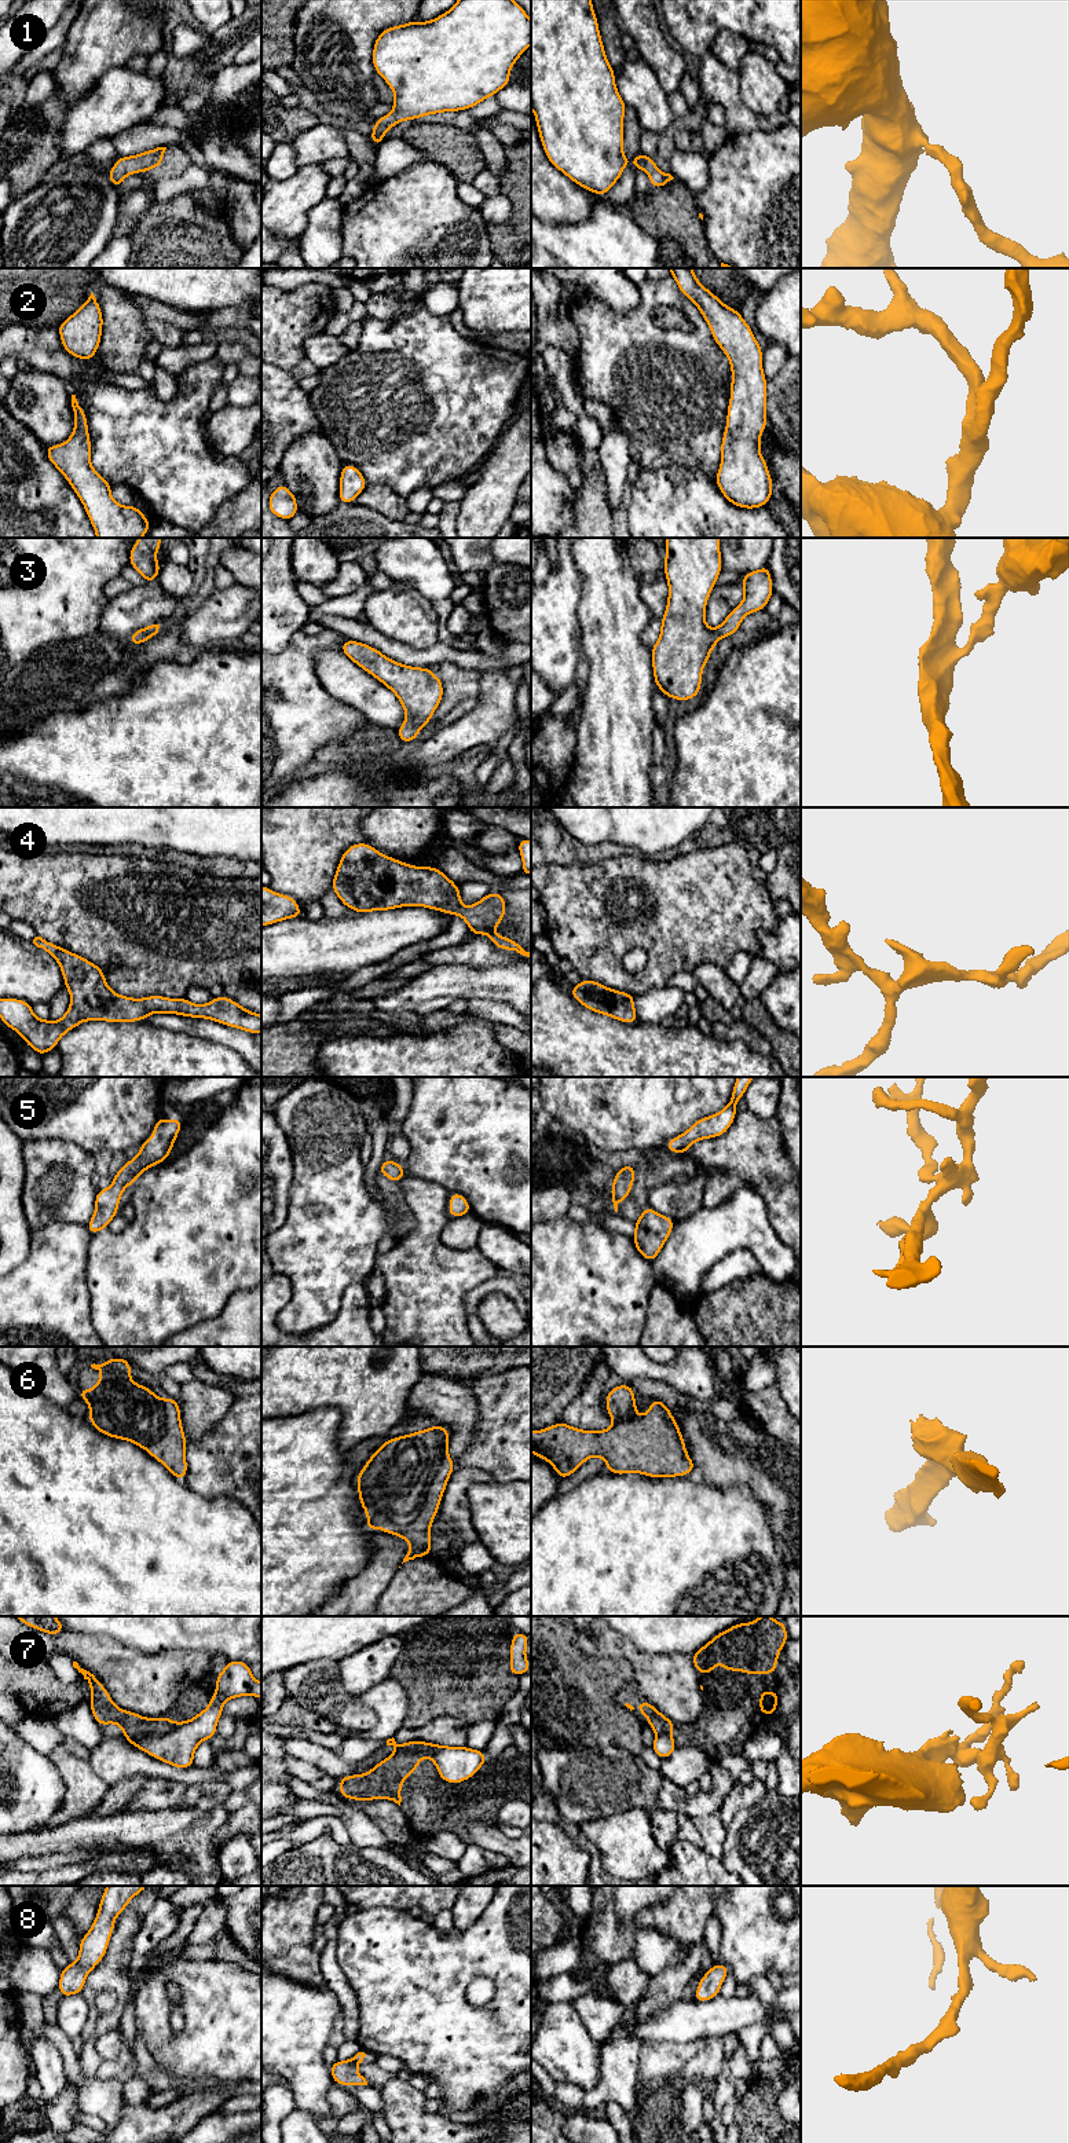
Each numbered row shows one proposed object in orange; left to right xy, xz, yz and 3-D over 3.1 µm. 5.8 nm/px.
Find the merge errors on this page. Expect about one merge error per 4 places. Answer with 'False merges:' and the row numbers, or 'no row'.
False merges: 7

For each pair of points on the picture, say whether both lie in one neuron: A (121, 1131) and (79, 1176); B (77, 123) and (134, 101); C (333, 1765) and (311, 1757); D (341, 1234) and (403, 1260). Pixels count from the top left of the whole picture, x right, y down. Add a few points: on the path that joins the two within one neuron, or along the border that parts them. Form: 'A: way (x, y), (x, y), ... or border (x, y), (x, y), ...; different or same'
A: border (63, 1139), (79, 1145), (92, 1154); different
B: way (91, 118), (120, 101); same
C: way (328, 1761), (317, 1757); same
D: border (377, 1255), (373, 1267); different

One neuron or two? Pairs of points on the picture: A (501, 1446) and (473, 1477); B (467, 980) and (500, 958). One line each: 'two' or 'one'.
A: two
B: two

